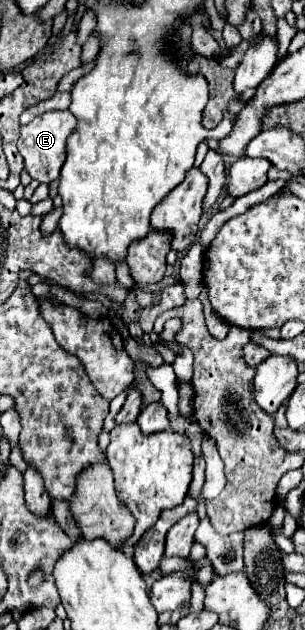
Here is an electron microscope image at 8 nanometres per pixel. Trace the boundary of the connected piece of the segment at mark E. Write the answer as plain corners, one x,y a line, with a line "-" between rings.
56,110
56,112
46,112
38,118
34,118
30,124
22,126
20,138
18,138
18,150
24,158
24,170
38,180
40,184
50,184
58,180
60,168
66,158
66,140
76,128
76,116
68,110

